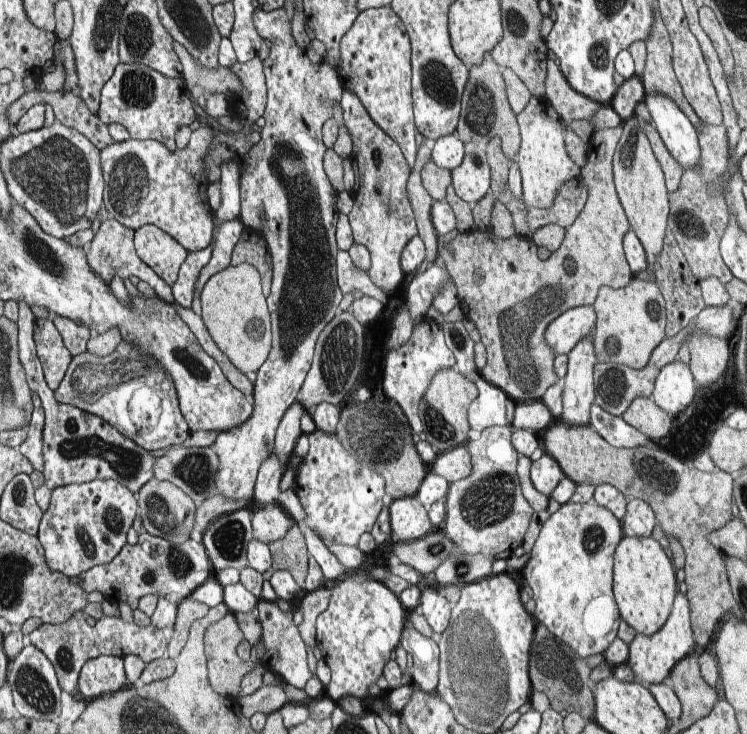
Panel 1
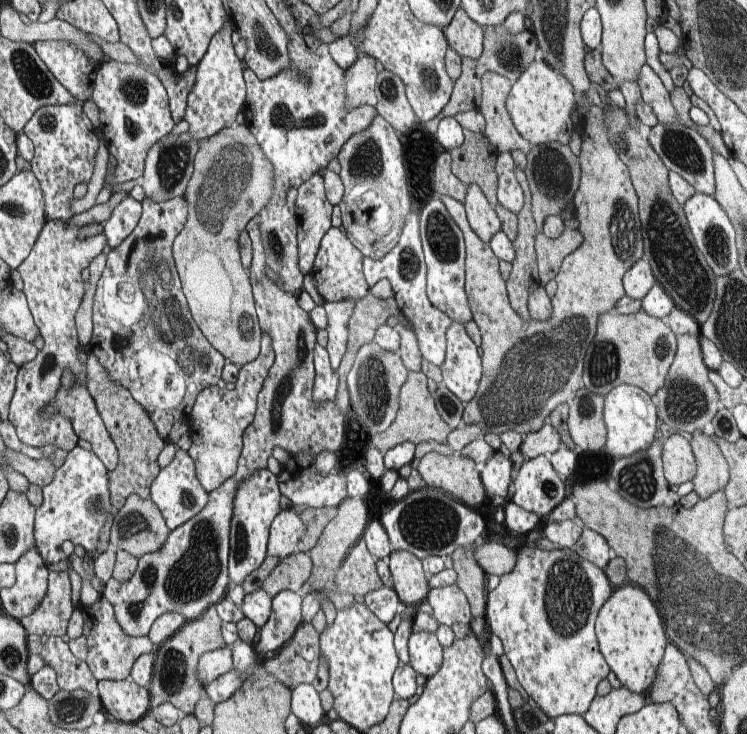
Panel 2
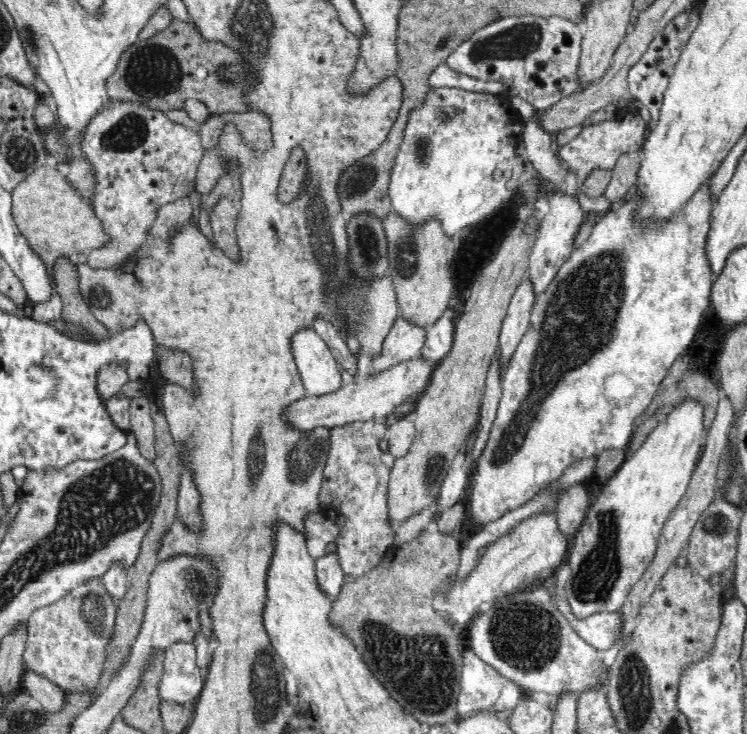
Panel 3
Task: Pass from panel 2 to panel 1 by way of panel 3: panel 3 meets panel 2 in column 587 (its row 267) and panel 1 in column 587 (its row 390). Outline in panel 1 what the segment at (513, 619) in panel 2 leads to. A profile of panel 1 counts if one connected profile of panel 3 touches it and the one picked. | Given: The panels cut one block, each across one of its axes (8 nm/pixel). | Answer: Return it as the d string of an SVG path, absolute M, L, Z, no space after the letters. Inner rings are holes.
M591 499L585 504L572 503L570 501L569 503L562 505L558 512L552 514L552 516L550 516L550 518L544 522L542 525L542 530L540 530L540 536L538 536L536 544L534 544L534 547L530 552L530 560L528 560L523 569L519 571L524 581L532 590L531 598L536 603L536 610L533 614L534 618L538 620L538 624L544 624L544 626L546 626L546 628L552 632L552 636L558 640L562 640L562 642L564 642L564 644L566 644L566 646L568 646L568 648L570 648L578 658L581 657L588 659L592 655L604 654L608 649L608 646L610 646L610 644L612 644L612 642L614 642L614 640L617 638L621 616L619 614L619 609L616 604L612 588L613 559L616 548L622 541L623 537L622 524L618 518L616 518L616 516L614 516L610 510L606 510L605 507L598 506L594 499Z

